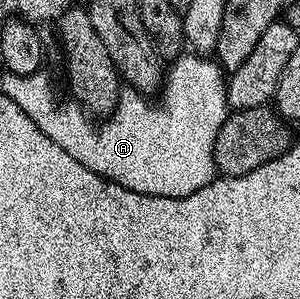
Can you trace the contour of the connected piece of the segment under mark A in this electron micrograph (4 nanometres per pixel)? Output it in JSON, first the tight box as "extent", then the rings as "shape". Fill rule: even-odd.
{"extent":[91,52,229,197],"shape":[[[193,52],[182,53],[172,64],[165,74],[167,84],[159,105],[149,102],[136,89],[127,88],[120,93],[114,111],[105,121],[99,125],[91,123],[91,132],[99,136],[99,168],[94,172],[131,192],[146,196],[187,197],[203,189],[217,176],[216,138],[229,115],[224,73],[218,63]]]}

